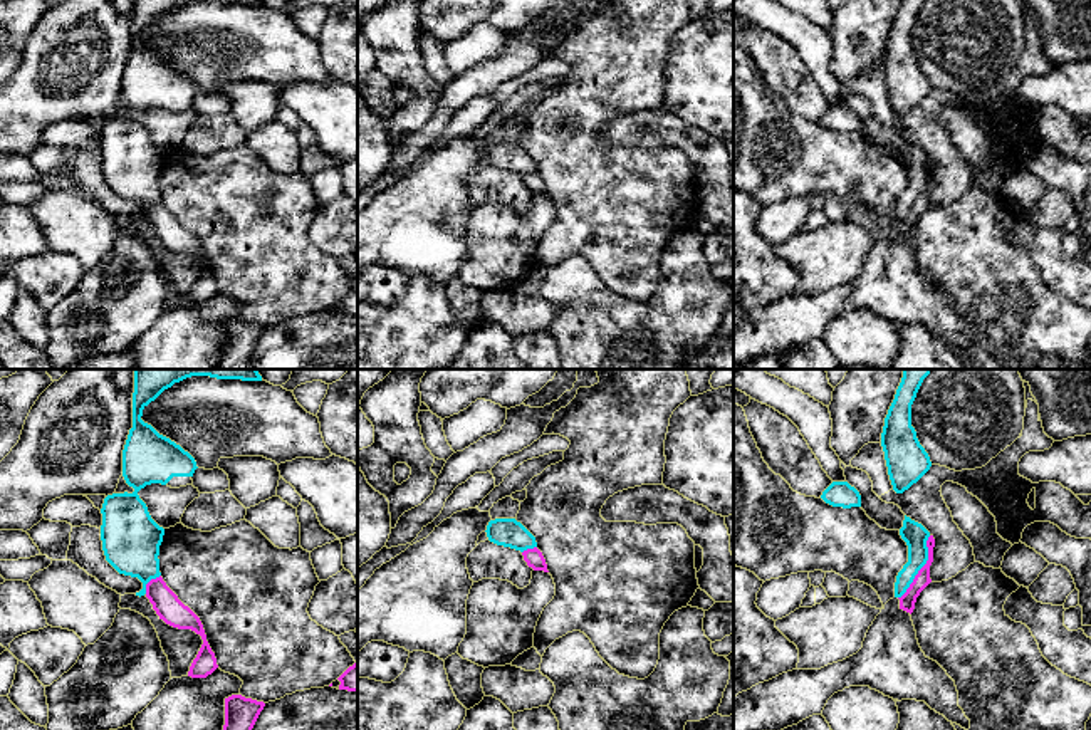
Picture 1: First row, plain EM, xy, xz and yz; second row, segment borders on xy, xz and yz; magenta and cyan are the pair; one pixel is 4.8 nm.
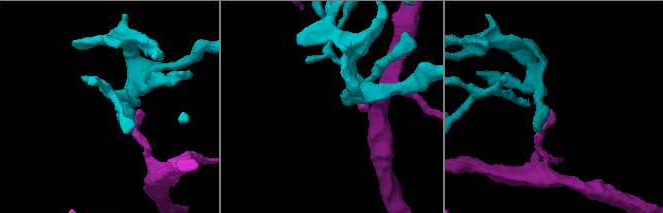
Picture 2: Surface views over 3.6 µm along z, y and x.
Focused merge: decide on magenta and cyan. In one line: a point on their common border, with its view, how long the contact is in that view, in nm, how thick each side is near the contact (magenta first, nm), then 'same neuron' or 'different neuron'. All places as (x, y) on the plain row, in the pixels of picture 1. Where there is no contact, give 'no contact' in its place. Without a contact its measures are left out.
meets magenta in yz at (922, 192); contact 340 nm long; 80 nm thick on the magenta side, 120 nm on the other; different neuron

